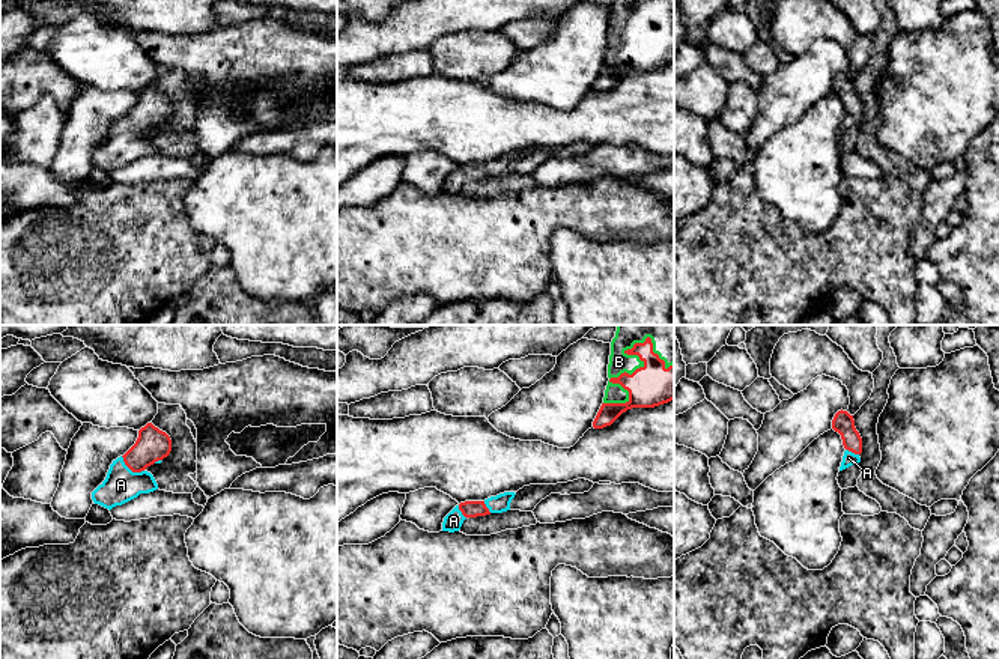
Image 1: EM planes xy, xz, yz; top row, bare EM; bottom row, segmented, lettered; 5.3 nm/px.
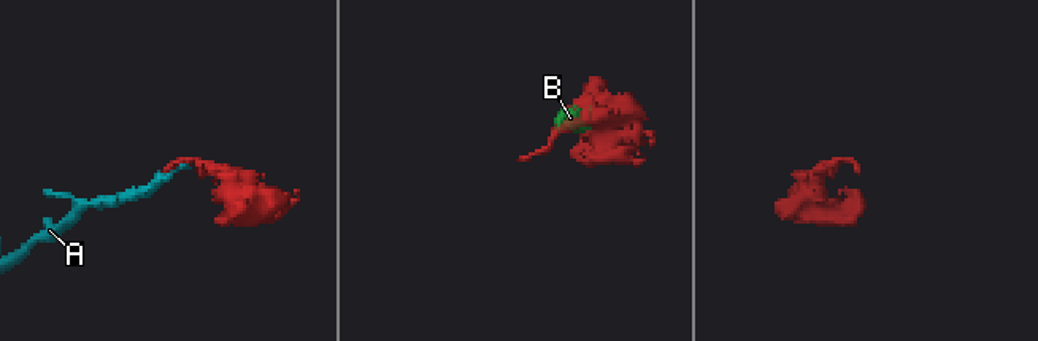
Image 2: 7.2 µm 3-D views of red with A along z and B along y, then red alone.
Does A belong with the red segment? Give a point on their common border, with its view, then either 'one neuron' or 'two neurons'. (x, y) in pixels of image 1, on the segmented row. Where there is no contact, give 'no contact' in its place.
xy (131, 470) | one neuron

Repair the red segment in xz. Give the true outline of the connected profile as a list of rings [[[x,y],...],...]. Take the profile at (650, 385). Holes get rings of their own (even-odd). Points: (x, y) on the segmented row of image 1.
[[[617,325],[608,378],[594,429],[611,426],[627,409],[674,400],[674,325]]]

